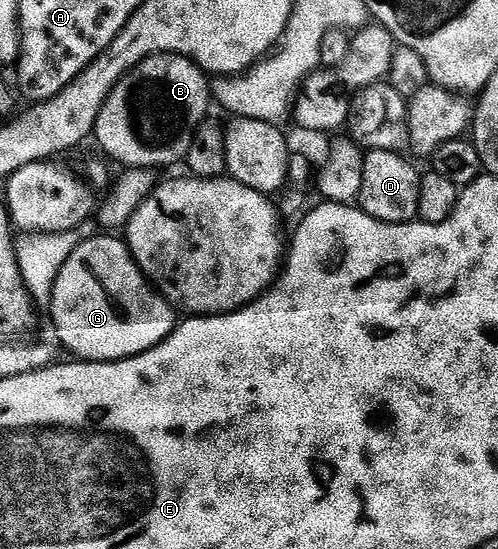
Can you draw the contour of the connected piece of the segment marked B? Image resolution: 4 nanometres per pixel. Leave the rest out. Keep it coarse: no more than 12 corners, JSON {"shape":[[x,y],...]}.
{"shape":[[160,52],[114,87],[94,127],[126,168],[187,159],[207,73]]}

